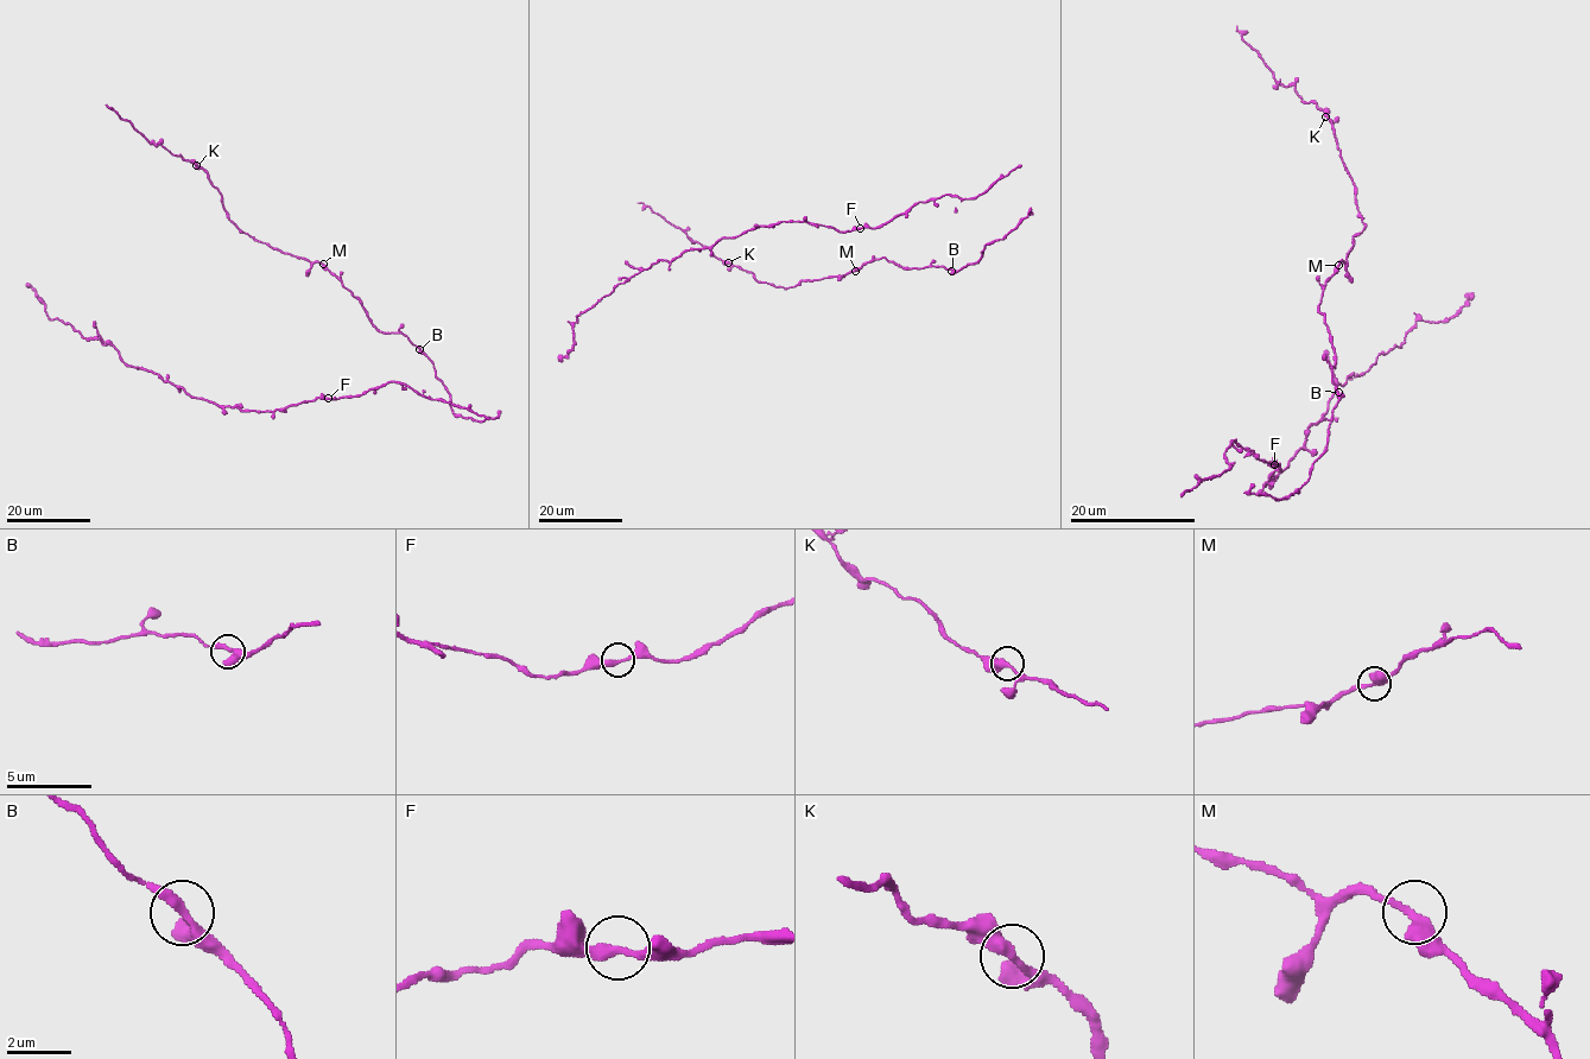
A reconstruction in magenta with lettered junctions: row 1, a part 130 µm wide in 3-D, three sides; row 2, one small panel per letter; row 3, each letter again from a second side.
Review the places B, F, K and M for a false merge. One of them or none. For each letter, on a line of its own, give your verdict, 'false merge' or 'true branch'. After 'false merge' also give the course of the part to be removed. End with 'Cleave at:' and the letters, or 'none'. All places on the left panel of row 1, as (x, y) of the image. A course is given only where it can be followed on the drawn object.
B: true branch
F: true branch
K: true branch
M: true branch
Cleave at: none

